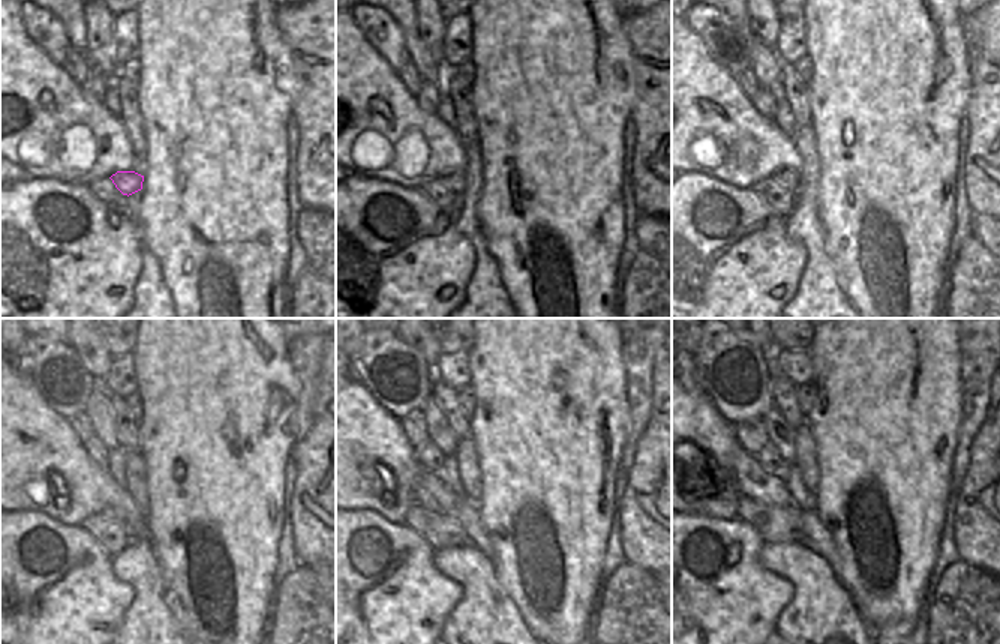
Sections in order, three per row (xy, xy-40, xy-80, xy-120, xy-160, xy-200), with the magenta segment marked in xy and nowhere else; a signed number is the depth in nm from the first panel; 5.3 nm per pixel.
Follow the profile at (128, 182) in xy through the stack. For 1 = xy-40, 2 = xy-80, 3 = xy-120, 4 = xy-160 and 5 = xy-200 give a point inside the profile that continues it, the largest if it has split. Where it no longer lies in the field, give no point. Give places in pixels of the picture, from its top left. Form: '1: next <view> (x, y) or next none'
1: next xy-40 (453, 177)
2: next xy-80 (787, 177)
3: next xy-120 (114, 514)
4: next xy-160 (432, 493)
5: next xy-200 (753, 482)

